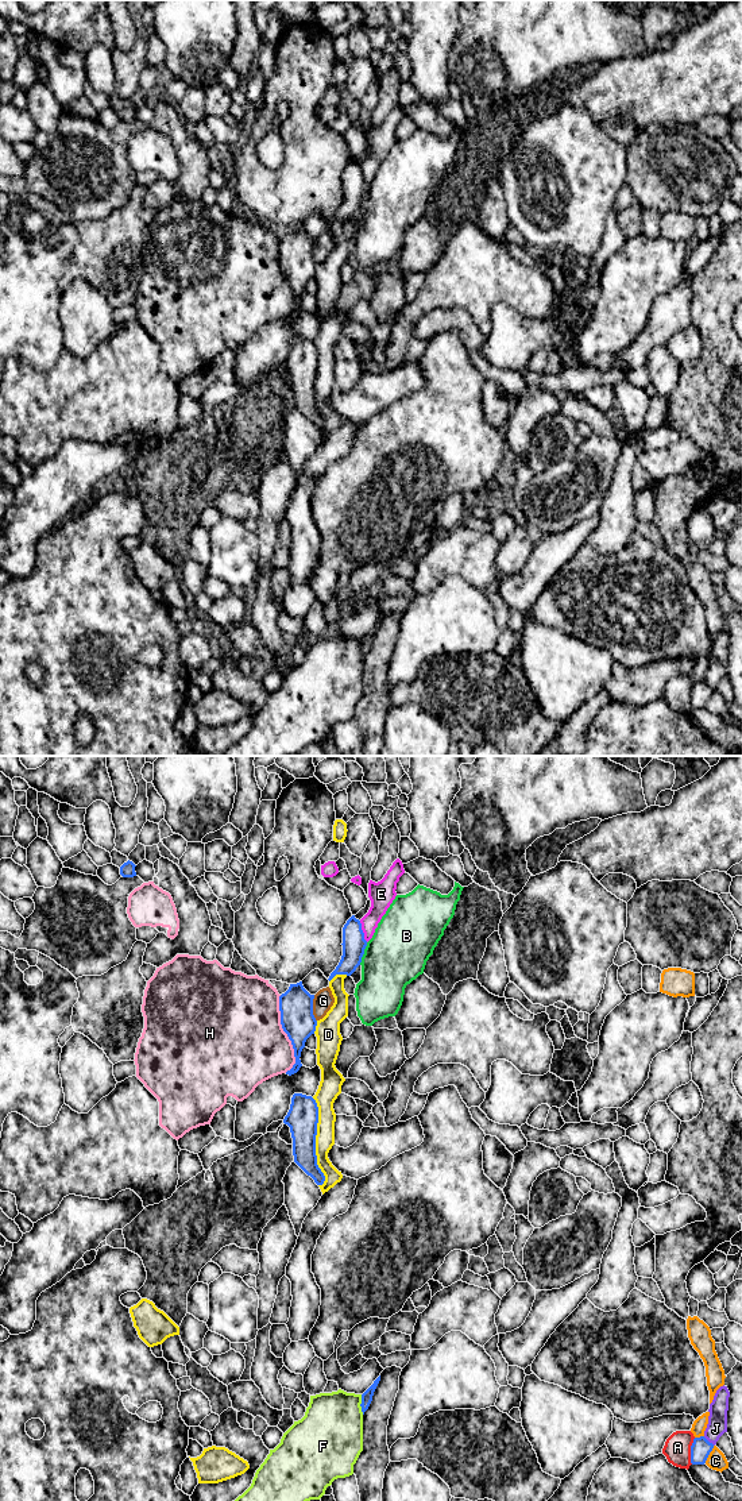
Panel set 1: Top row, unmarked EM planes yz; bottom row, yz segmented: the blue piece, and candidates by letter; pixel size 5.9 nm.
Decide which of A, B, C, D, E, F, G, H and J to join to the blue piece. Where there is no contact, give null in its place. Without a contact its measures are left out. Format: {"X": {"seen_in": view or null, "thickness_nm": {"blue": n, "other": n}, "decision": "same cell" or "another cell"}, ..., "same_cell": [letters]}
{"A": {"seen_in": "yz", "thickness_nm": {"blue": 120, "other": 160}, "decision": "another cell"}, "B": {"seen_in": "yz", "thickness_nm": {"blue": 140, "other": 360}, "decision": "another cell"}, "C": {"seen_in": "yz", "thickness_nm": {"blue": 120, "other": 110}, "decision": "another cell"}, "D": {"seen_in": "yz", "thickness_nm": {"blue": 190, "other": 110}, "decision": "another cell"}, "E": {"seen_in": "yz", "thickness_nm": {"blue": 140, "other": 140}, "decision": "another cell"}, "F": {"seen_in": "yz", "thickness_nm": {"blue": 60, "other": 380}, "decision": "another cell"}, "G": {"seen_in": "yz", "thickness_nm": {"blue": 200, "other": 120}, "decision": "another cell"}, "H": {"seen_in": "yz", "thickness_nm": {"blue": 200, "other": 480}, "decision": "another cell"}, "J": {"seen_in": "yz", "thickness_nm": {"blue": 120, "other": 120}, "decision": "another cell"}, "same_cell": []}

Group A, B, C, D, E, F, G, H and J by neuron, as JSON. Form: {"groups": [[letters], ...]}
{"groups": [["A"], ["B"], ["C"], ["D"], ["E"], ["F"], ["G"], ["H"], ["J"]]}

